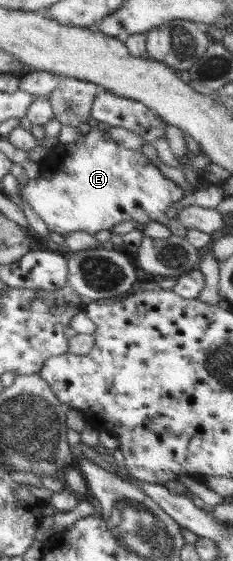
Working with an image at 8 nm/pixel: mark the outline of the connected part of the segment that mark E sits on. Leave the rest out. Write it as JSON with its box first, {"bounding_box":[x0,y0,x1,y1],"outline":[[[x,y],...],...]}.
{"bounding_box":[21,127,187,238],"outline":[[[95,127],[74,143],[55,142],[49,159],[53,174],[43,175],[41,179],[29,181],[29,184],[25,186],[25,191],[21,194],[25,195],[25,199],[33,205],[33,210],[37,211],[53,232],[63,237],[79,231],[97,235],[99,231],[111,230],[123,221],[135,219],[144,227],[149,221],[158,221],[167,226],[176,237],[185,238],[187,229],[178,223],[177,217],[169,219],[166,211],[172,203],[183,199],[186,195],[179,185],[161,175],[152,153],[146,149],[128,149],[117,145],[107,131]]]}

